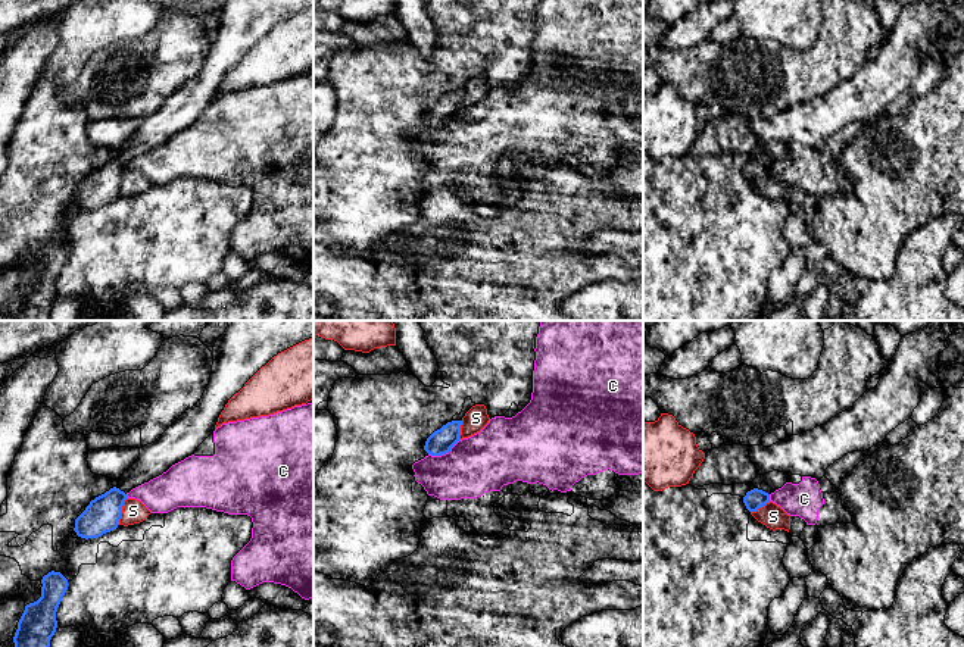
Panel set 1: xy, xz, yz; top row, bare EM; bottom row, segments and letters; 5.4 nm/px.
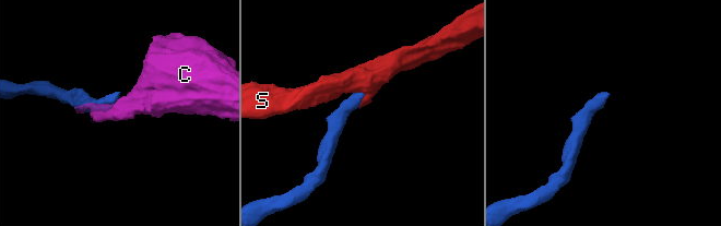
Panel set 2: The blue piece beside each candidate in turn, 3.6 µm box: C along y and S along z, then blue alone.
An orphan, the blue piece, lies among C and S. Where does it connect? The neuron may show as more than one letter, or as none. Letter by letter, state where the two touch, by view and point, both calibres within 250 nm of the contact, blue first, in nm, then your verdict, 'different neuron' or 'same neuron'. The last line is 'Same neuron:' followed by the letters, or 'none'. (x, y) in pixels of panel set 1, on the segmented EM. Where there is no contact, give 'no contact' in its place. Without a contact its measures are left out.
C: xz (443, 453) | 140/320 nm | different neuron
S: xy (121, 510) | 190/130 nm | different neuron
Same neuron: none

